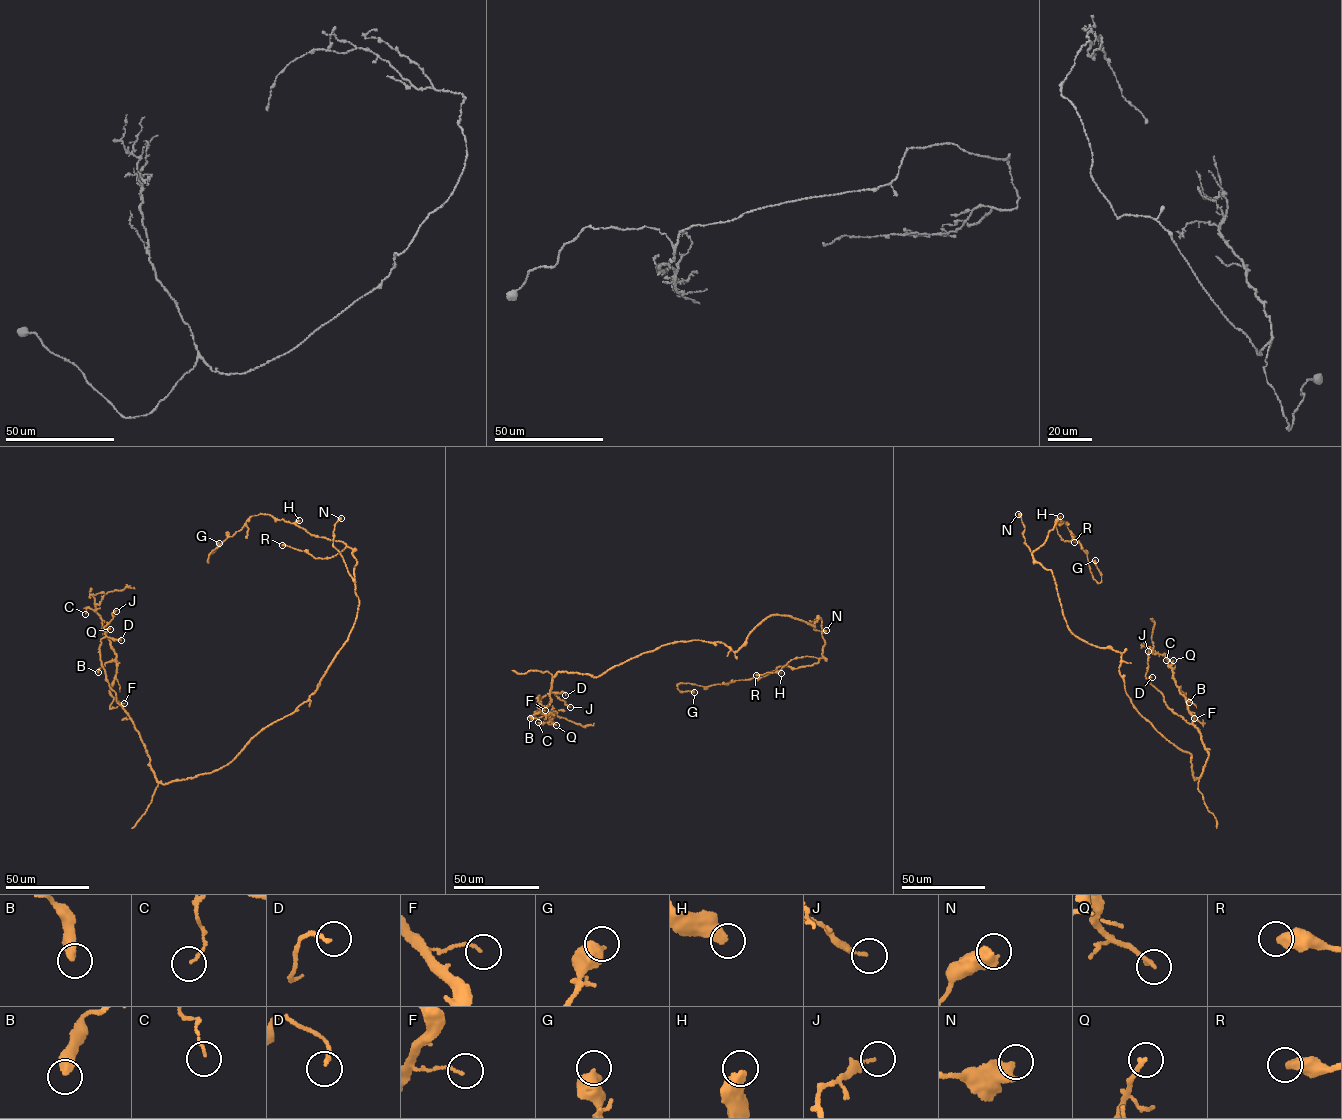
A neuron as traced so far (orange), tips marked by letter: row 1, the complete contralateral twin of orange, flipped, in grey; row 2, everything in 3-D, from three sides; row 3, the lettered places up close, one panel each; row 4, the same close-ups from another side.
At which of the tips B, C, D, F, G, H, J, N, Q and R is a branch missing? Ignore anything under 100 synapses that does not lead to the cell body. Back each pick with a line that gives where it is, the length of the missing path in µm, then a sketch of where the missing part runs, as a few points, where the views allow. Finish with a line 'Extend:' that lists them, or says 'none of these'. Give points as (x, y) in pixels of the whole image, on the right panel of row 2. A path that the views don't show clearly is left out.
Extend: none of these

